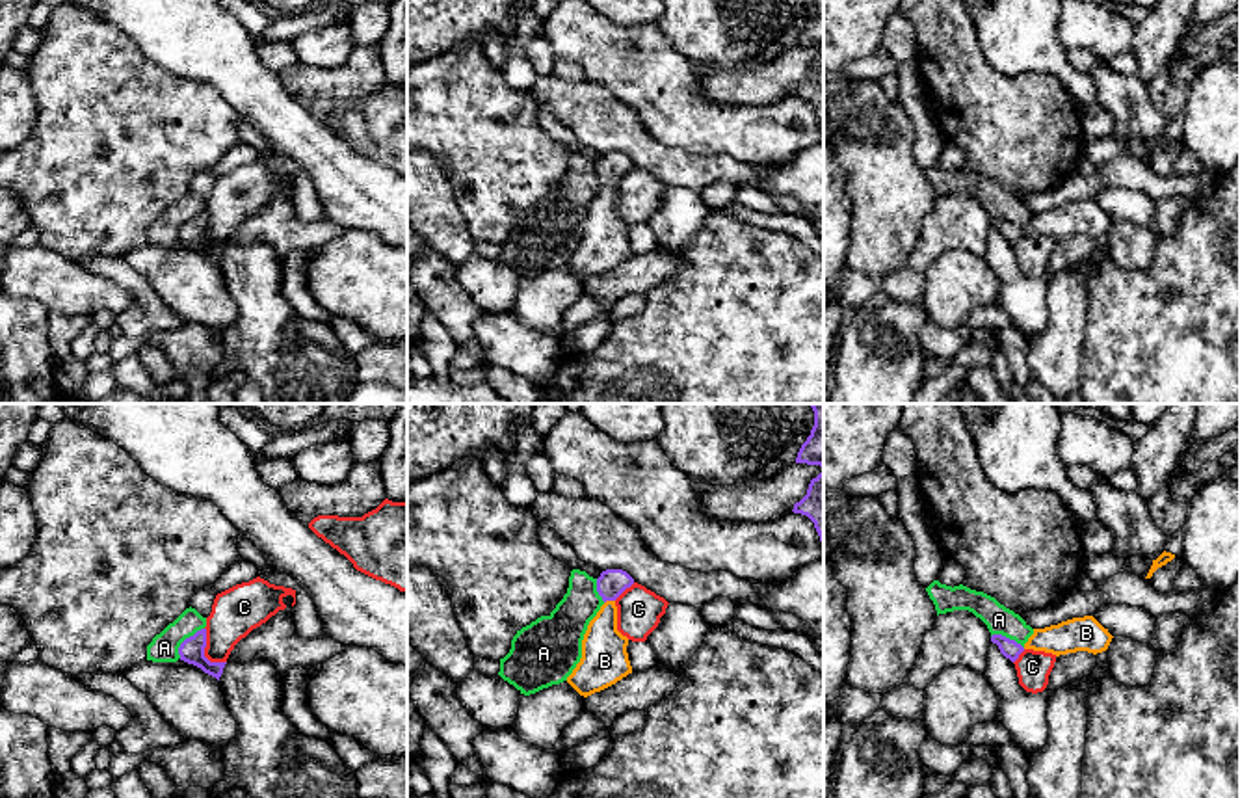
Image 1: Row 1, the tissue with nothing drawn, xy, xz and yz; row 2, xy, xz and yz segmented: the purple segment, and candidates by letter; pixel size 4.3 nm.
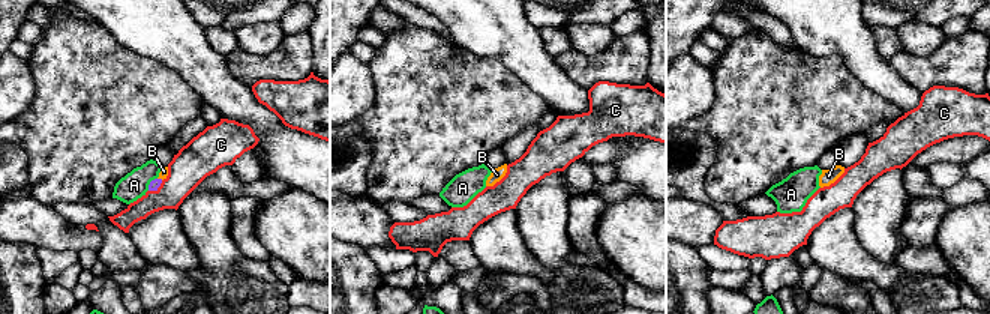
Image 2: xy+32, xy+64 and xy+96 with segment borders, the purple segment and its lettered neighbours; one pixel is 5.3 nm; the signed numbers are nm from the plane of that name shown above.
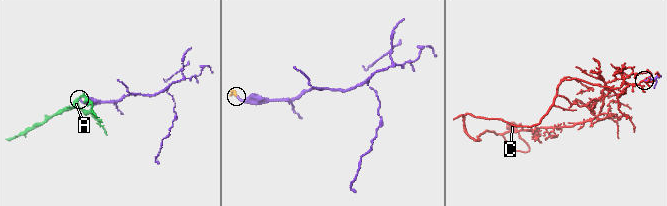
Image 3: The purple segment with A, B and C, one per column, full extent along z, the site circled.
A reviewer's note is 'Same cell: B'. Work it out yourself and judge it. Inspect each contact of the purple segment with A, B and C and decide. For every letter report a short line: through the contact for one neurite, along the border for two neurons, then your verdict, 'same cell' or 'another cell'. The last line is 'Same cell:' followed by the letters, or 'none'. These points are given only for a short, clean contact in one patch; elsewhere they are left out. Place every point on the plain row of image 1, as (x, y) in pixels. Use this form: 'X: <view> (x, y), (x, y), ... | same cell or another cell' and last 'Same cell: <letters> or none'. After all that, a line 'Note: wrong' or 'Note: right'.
A: xy (203, 211), (181, 227), (179, 240) | another cell
B: xz (612, 166), (608, 183), (605, 240) | same cell
C: xy (205, 211), (205, 239), (211, 244), (225, 246) | another cell
Same cell: B
Note: right

